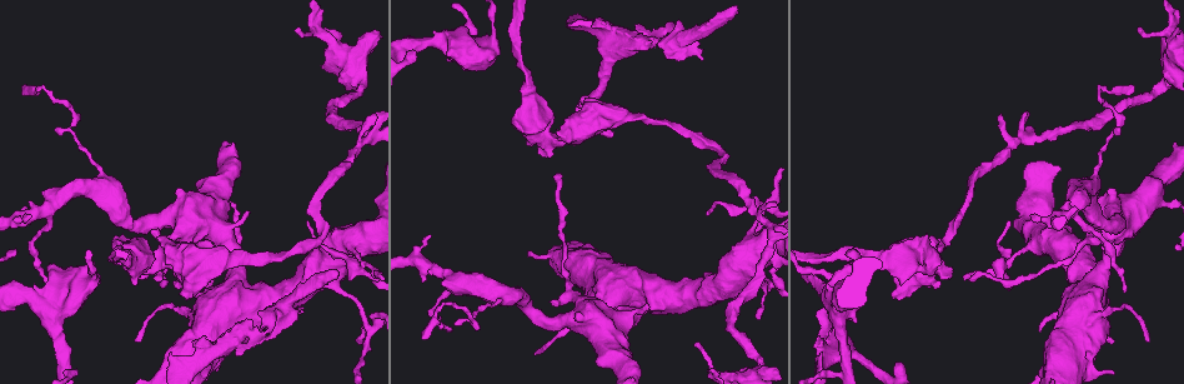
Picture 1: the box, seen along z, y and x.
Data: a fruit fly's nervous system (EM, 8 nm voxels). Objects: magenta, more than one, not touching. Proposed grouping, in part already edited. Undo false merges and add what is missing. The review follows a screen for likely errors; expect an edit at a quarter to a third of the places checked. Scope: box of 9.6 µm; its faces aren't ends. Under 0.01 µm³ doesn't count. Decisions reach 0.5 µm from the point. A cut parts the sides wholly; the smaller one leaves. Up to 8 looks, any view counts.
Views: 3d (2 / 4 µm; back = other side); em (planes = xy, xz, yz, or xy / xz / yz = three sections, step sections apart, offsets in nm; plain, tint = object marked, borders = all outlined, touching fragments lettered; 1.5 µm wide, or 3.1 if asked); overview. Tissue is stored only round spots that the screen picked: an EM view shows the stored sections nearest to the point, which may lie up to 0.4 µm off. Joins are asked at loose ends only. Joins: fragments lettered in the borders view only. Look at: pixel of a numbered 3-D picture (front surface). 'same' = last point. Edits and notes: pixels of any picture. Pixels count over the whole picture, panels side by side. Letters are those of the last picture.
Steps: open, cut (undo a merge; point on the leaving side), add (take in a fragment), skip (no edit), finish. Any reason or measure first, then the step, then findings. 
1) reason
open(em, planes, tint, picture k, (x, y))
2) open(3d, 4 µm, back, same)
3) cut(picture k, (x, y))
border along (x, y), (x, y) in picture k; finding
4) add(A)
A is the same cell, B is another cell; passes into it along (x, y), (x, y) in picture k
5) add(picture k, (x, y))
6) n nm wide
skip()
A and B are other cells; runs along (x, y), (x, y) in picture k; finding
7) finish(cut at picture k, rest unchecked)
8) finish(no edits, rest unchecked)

an open end
open(3d, 4 µm, picture 1, (1112, 341))

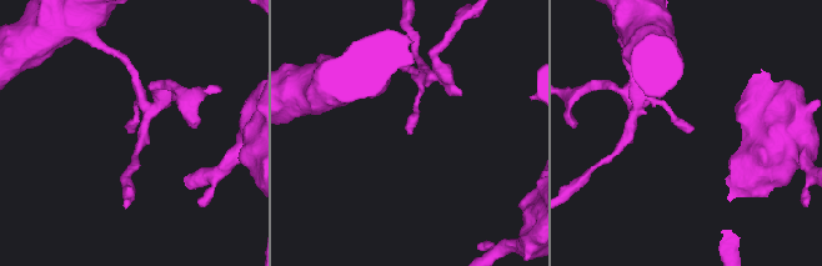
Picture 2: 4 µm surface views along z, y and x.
open(em, planes, borders, picture 2, (407, 133))

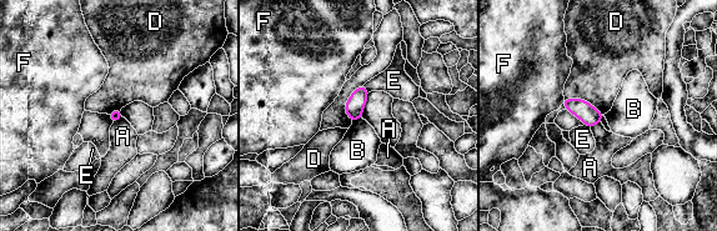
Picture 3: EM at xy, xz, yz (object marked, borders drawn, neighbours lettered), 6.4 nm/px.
70 nm wide
skip()
A, B, D, E and F are other cells; border along (565, 98), (585, 99), (603, 114) in picture 3; none of them fits

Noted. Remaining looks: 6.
sharp bend
open(em, planes, plain, picture 1, (965, 207))

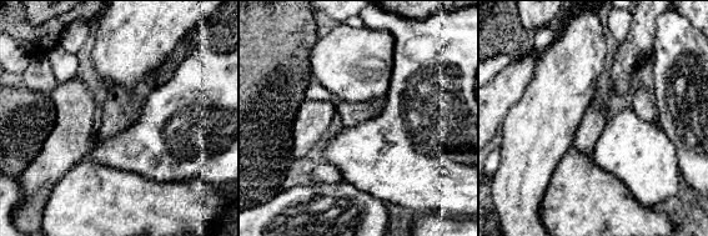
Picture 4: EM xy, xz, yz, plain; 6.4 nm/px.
what lies round it
open(em, planes, borders, same)

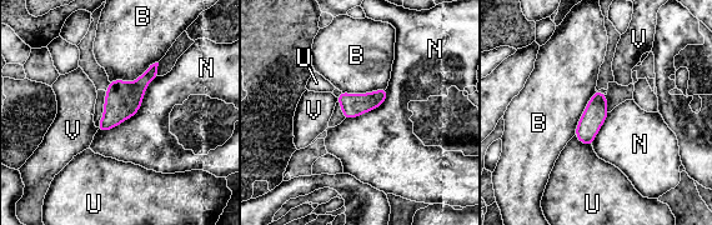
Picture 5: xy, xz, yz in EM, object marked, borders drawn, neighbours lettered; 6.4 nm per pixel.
N touches over 500 nm
skip()
B, N, U and V are other cells; border along (156, 75), (133, 115), (98, 130) in picture 5; one neuron here

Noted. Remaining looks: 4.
thin end
open(em, planes, plain, picture 1, (1140, 27))

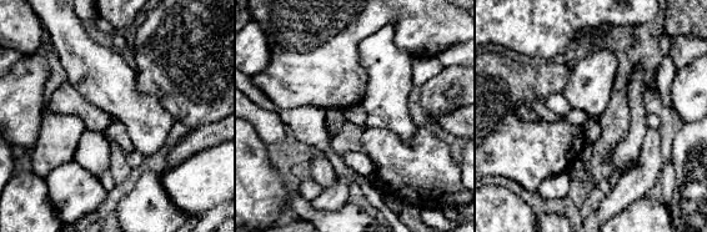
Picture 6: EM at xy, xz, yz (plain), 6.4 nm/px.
with the object marked
open(em, planes, tint, same)

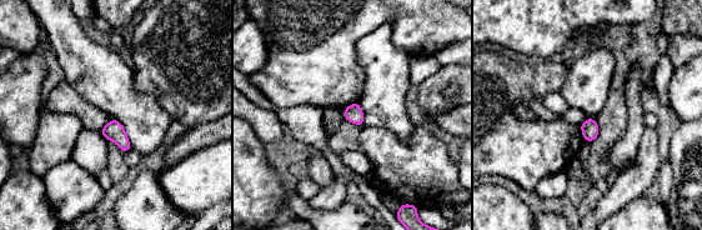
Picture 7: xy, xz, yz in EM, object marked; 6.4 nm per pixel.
see the neighbours
open(em, planes, borders, same)

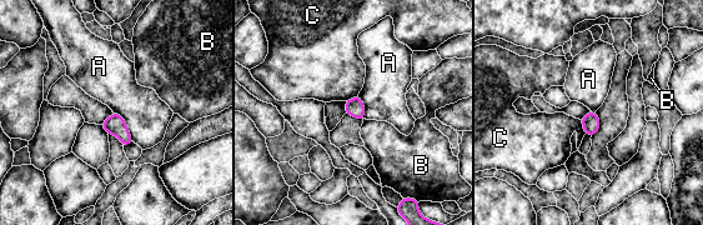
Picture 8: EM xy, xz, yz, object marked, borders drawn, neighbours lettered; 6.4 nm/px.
110 nm wide
skip()
A, B and C are other cells; none of them fits

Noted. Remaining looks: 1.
finish(no edits, rest unchecked)

